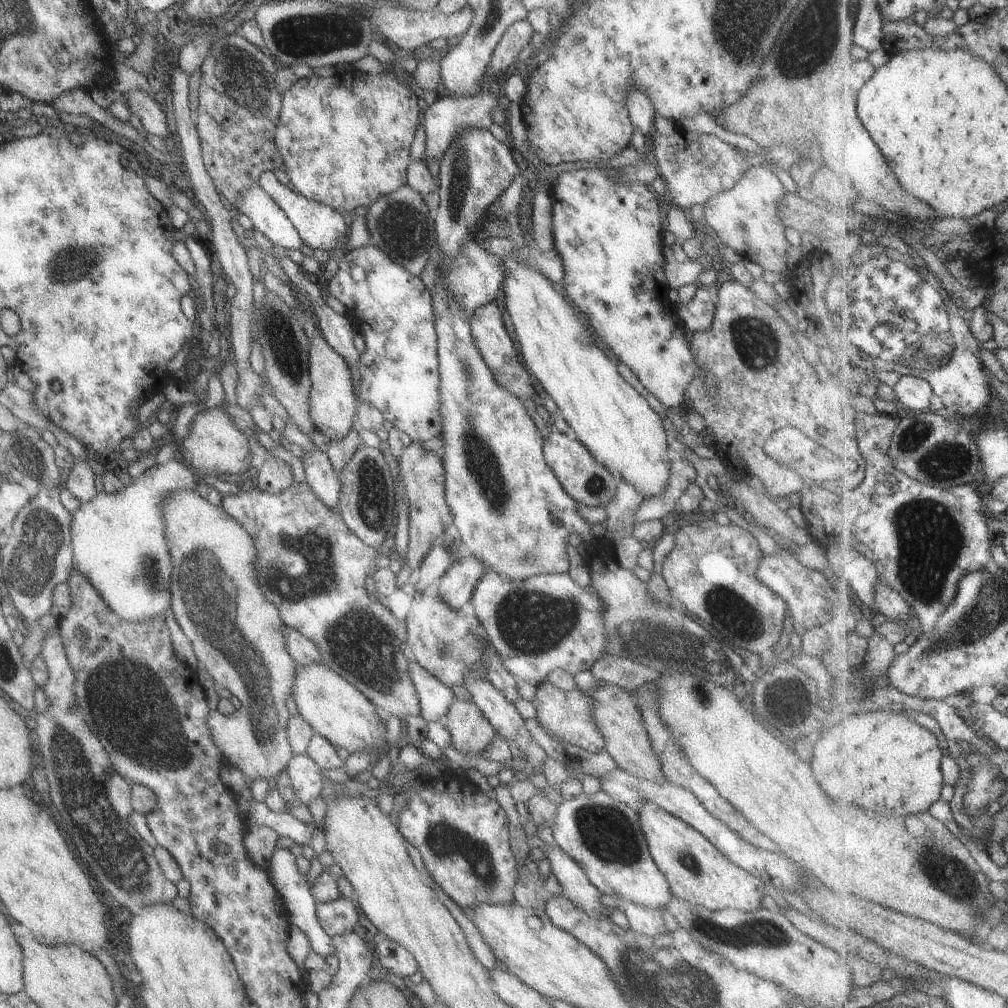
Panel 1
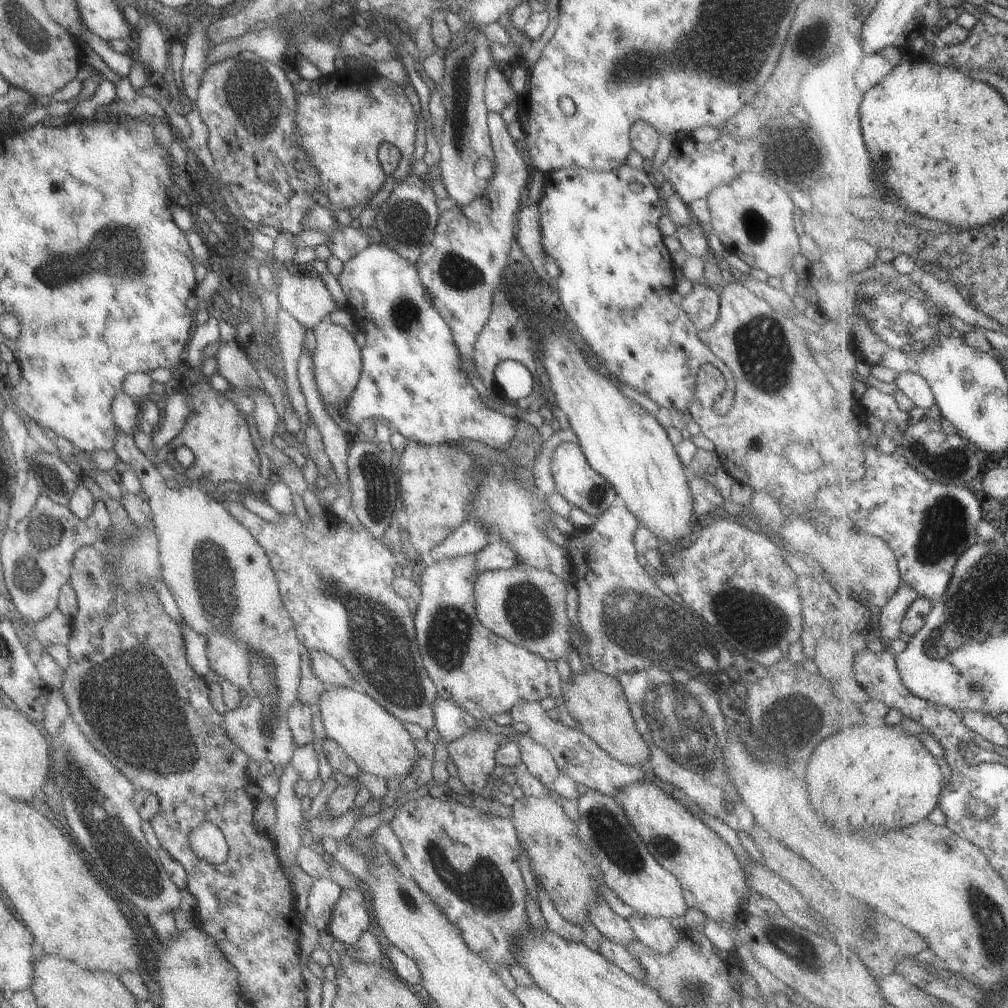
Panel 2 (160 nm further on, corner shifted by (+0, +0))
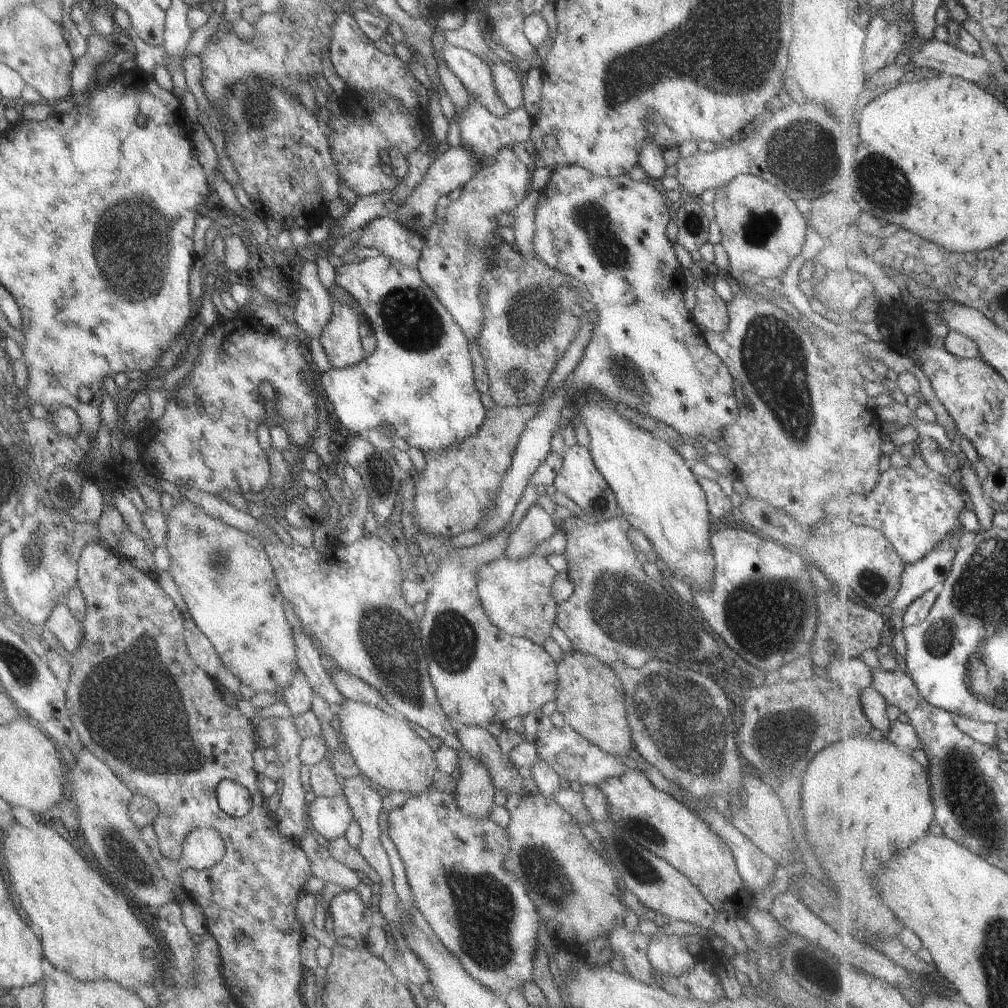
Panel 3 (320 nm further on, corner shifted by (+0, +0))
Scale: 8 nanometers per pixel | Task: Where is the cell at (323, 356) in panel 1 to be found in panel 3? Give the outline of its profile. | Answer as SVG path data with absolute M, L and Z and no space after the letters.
M330 293L327 296L331 300L331 316L322 328L318 341L331 368L351 367L364 357L357 333L363 314L355 300L353 305L349 306L333 299Z

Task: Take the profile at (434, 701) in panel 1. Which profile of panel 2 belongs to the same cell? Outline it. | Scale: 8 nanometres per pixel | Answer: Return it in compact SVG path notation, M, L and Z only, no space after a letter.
M438 695L433 703L432 715L434 728L447 743L463 736L478 723L473 717L468 717L468 714L458 705Z

